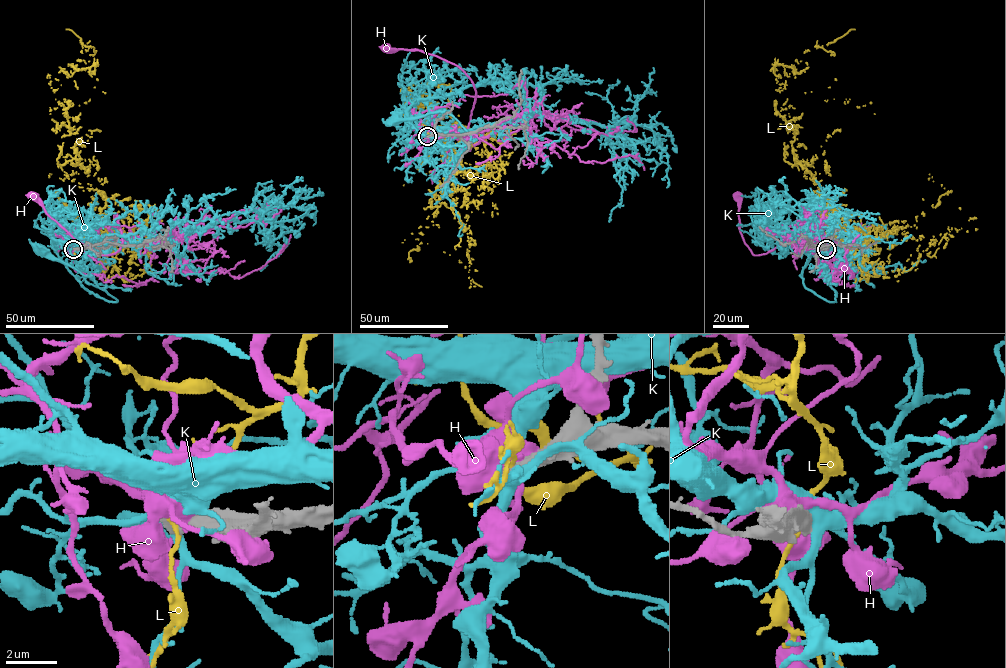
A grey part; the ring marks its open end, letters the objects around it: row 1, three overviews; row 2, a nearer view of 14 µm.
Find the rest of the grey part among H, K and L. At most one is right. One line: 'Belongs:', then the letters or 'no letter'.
Belongs: no letter

